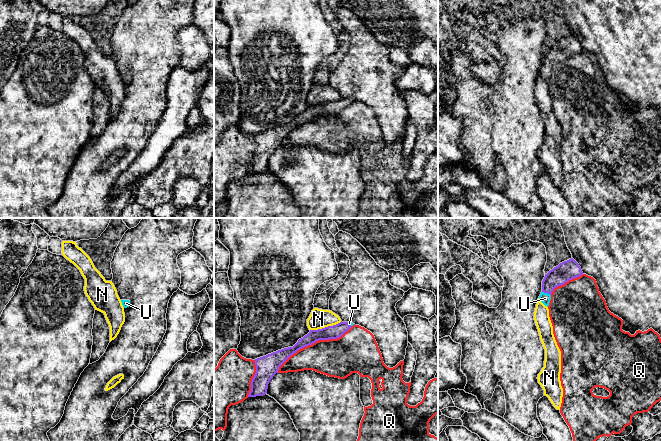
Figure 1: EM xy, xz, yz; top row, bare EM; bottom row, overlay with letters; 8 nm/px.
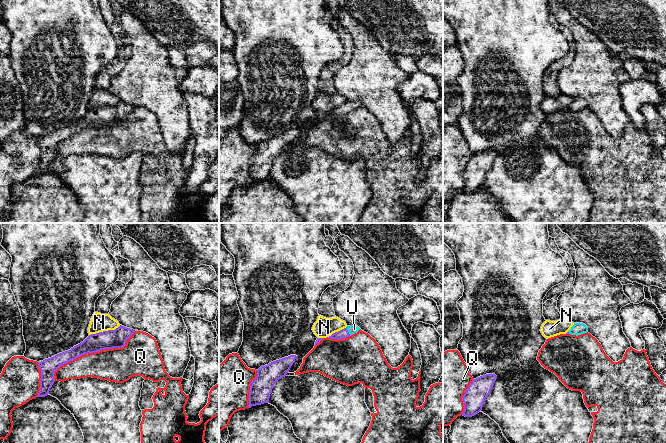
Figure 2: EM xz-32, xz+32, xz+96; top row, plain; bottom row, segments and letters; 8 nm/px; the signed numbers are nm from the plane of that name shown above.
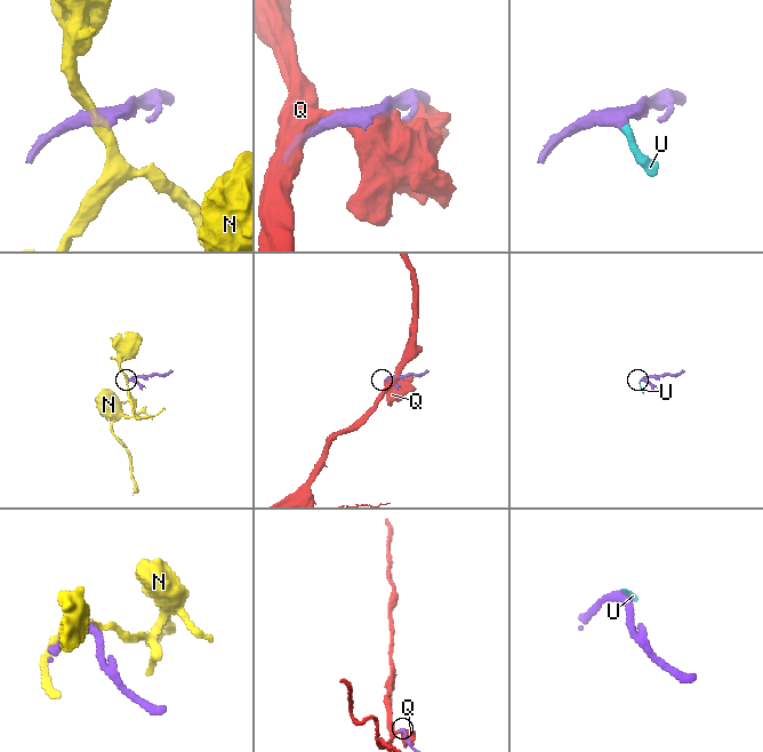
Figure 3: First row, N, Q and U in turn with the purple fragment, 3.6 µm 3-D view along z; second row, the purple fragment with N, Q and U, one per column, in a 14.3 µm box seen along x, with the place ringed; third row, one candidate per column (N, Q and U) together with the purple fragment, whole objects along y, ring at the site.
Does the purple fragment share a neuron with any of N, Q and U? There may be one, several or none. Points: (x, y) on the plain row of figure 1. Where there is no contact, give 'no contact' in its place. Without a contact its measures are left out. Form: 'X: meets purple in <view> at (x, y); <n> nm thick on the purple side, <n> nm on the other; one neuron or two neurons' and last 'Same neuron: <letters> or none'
N: meets purple in xz at (325, 103); 110 nm thick on the purple side, 160 nm on the other; two neurons
Q: meets purple in xz at (313, 118); 110 nm thick on the purple side, 320 nm on the other; two neurons
U: meets purple in yz at (546, 68); 160 nm thick on the purple side, 90 nm on the other; one neuron
Same neuron: U

